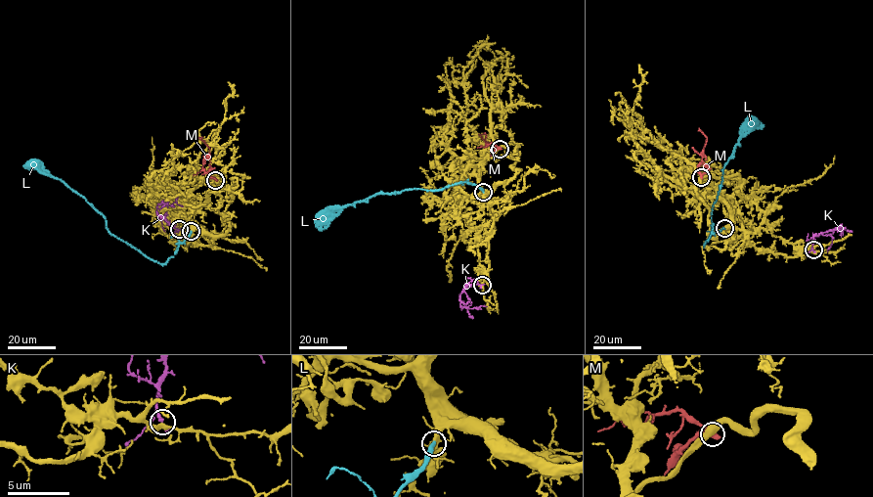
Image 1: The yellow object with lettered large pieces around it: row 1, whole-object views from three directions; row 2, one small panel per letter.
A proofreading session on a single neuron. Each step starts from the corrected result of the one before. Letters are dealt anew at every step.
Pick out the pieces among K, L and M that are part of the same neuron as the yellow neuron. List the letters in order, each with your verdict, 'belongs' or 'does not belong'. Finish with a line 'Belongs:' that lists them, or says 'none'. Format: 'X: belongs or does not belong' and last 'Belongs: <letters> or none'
K: does not belong
L: belongs
M: does not belong
Belongs: L

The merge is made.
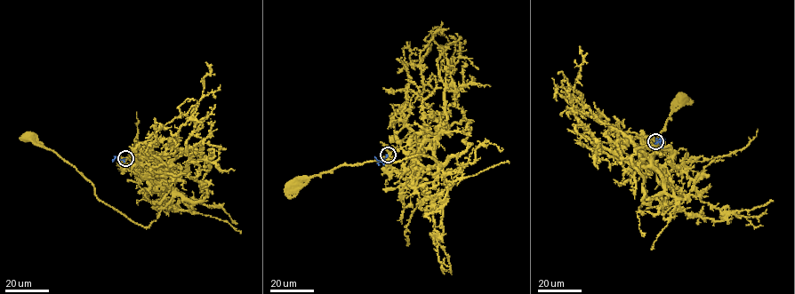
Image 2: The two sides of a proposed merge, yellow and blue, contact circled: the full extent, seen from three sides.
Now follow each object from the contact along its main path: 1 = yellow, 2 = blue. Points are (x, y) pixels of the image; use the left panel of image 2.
1: (125, 158), (125, 164), (168, 185), (172, 192), (148, 226), (100, 202), (93, 186), (75, 167), (29, 136)
2: (125, 158), (116, 157), (112, 161)

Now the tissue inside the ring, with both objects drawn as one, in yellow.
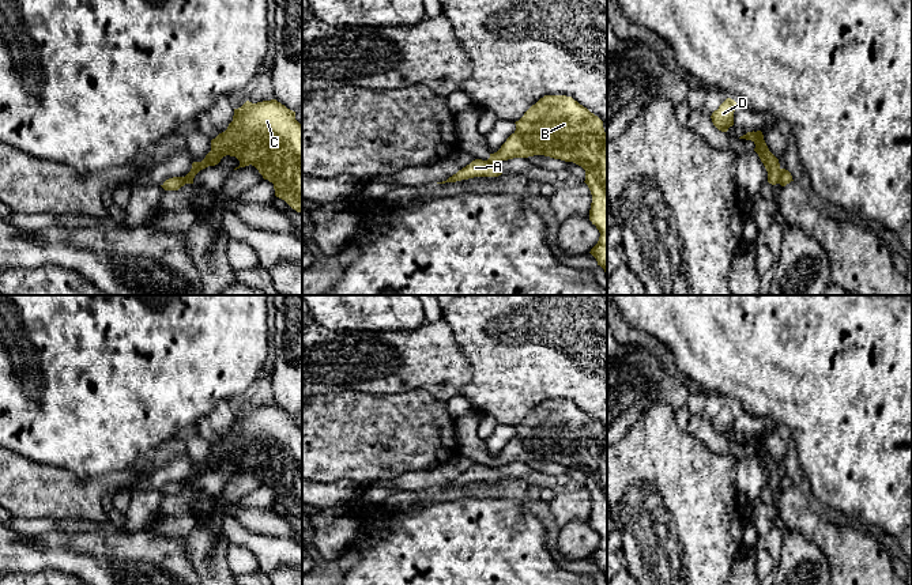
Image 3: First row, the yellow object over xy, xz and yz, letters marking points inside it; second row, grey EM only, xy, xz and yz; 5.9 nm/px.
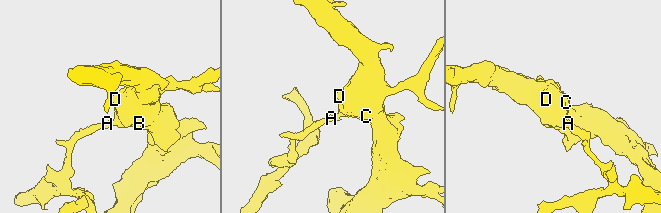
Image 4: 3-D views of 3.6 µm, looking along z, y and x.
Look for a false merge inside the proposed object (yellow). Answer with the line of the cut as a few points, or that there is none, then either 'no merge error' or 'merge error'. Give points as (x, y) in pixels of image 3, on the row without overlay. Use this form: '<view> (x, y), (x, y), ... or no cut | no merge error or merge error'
yz (782, 474), (777, 487) | merge error

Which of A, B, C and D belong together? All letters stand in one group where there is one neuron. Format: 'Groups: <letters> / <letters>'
Groups: A / B C D

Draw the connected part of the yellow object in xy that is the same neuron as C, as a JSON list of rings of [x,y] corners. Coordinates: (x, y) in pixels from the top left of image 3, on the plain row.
[[[276,404],[257,408],[246,405],[241,412],[234,414],[233,426],[227,434],[211,445],[211,456],[201,467],[192,468],[192,473],[185,482],[193,486],[200,475],[218,469],[226,460],[235,461],[240,465],[240,471],[234,475],[249,469],[255,471],[264,484],[274,488],[275,501],[302,518],[302,429],[295,424],[295,416],[287,414]]]

